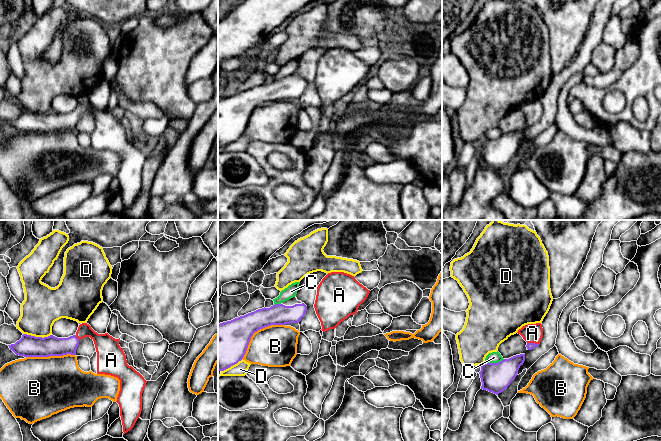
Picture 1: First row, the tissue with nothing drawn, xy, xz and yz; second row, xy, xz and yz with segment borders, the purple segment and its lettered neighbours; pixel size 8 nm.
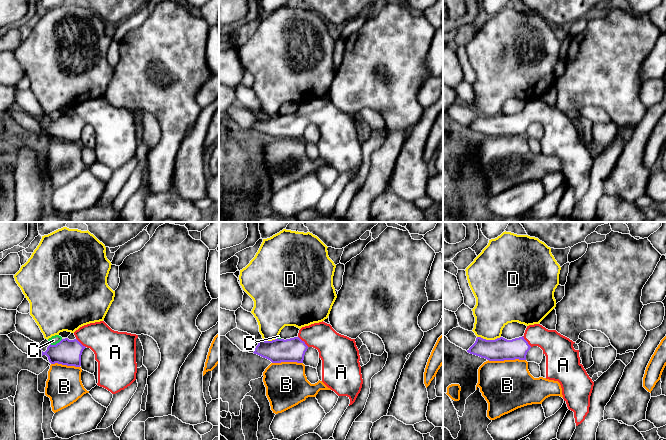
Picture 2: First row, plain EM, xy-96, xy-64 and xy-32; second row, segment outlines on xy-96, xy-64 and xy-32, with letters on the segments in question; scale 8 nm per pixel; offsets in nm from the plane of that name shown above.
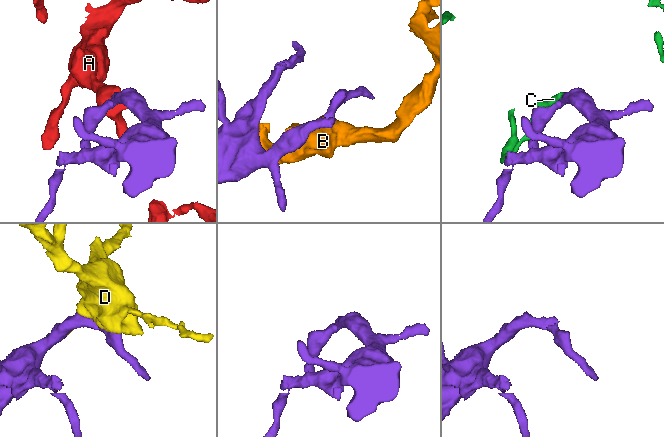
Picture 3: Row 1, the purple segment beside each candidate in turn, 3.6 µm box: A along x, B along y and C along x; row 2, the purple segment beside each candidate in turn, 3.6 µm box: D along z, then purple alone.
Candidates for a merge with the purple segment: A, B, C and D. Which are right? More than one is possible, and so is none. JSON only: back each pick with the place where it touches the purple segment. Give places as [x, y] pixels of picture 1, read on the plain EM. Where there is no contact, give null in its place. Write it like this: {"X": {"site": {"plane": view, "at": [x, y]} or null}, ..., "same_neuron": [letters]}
{"A": {"site": {"plane": "yz", "at": [533, 119]}}, "same_neuron": ["A"]}

